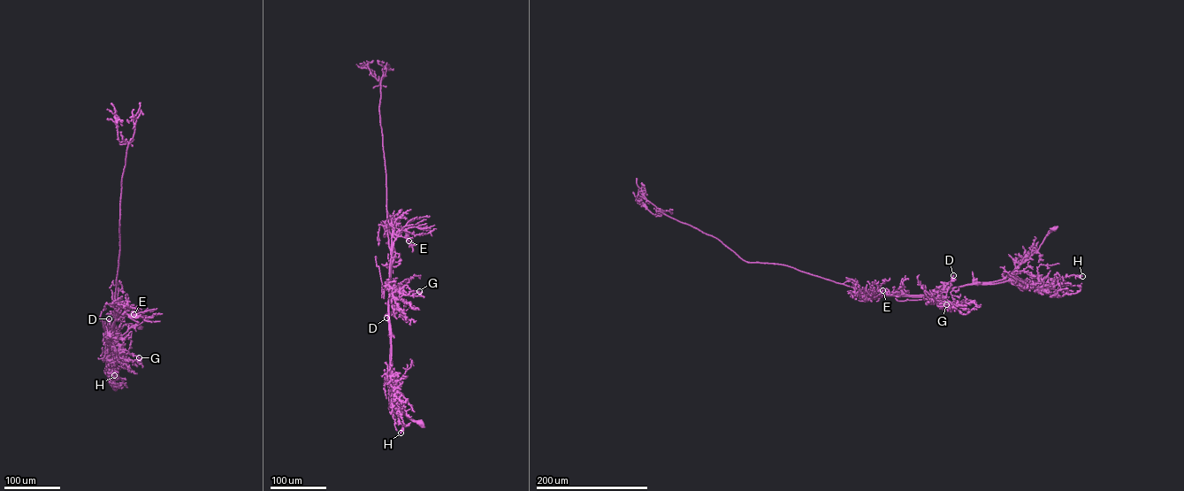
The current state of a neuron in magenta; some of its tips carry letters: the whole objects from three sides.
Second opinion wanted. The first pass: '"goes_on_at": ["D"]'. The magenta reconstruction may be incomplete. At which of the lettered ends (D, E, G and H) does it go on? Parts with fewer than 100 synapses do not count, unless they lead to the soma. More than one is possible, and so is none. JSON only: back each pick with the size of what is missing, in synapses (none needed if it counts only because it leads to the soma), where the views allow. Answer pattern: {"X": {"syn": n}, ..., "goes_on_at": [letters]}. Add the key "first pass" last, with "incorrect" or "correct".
{"goes_on_at": [], "first pass": "incorrect"}

